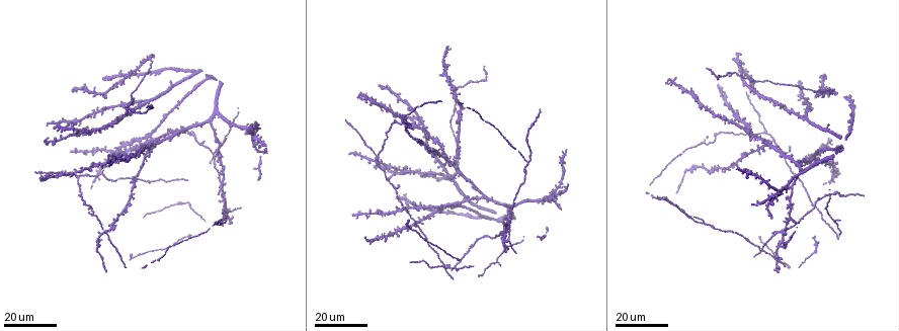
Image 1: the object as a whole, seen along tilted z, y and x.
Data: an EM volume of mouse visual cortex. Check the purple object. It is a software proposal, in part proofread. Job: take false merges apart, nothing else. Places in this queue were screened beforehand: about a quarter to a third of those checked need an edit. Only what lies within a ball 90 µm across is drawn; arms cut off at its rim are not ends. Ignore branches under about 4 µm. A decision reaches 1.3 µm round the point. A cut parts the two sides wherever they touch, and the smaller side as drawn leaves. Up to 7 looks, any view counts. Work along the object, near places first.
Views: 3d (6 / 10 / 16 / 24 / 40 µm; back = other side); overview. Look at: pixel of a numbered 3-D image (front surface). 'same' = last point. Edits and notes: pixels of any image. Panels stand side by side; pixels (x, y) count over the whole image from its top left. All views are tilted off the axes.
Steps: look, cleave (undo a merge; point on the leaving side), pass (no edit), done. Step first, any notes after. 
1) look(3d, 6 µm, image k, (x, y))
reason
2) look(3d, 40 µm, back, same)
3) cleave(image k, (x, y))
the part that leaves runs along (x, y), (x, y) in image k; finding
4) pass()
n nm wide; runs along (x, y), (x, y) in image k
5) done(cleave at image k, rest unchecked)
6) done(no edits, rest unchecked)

look(3d, 24 µm, image 1, (78, 175))

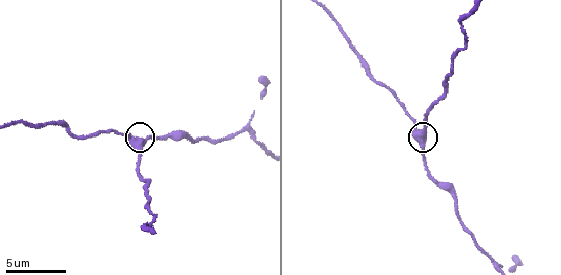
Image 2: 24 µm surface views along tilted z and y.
look(3d, 6 µm, image 2, (130, 141))
closer look

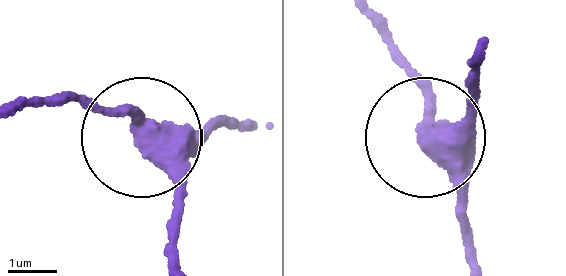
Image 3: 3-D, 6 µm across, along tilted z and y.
pass()
430 nm wide; runs along (480, 58), (468, 106), (427, 131), (387, 26) in image 3; one neuron here

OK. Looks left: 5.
look(3d, 16 µm, image 1, (147, 101))
four arms meet

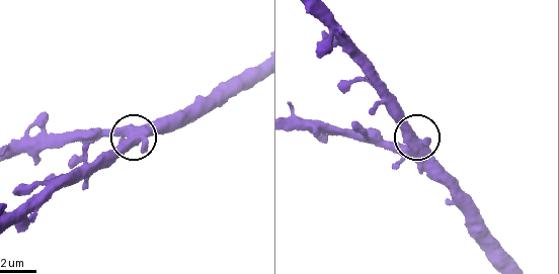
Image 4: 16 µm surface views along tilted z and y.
look(3d, 6 µm, image 4, (126, 129))

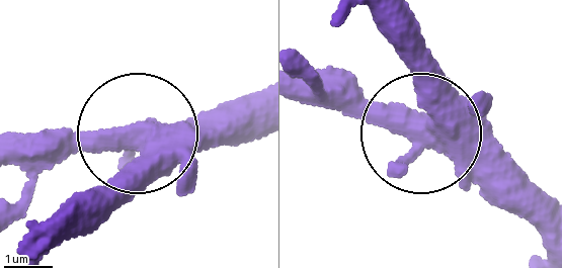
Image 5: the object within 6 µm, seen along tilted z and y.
pass()
all the same neuron

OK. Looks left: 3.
look(3d, 16 µm, image 1, (457, 171))

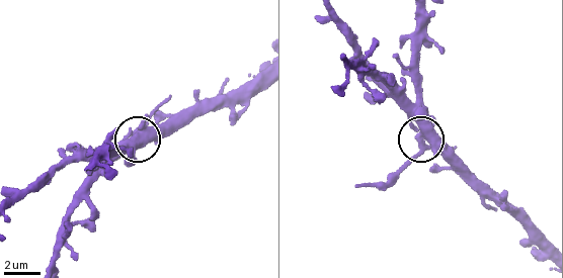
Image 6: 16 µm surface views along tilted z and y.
look(3d, 6 µm, image 6, (421, 148))

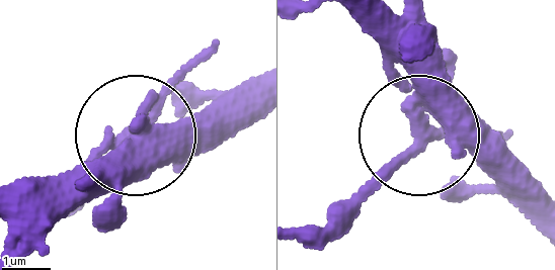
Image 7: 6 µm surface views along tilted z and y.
cleave(image 7, (163, 87))
380 nm wide; the part that leaves runs along (416, 115), (366, 201), (303, 227) in image 7; a second neuron is stuck on

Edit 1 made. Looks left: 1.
done(cleave at image 7, rest unchecked)

